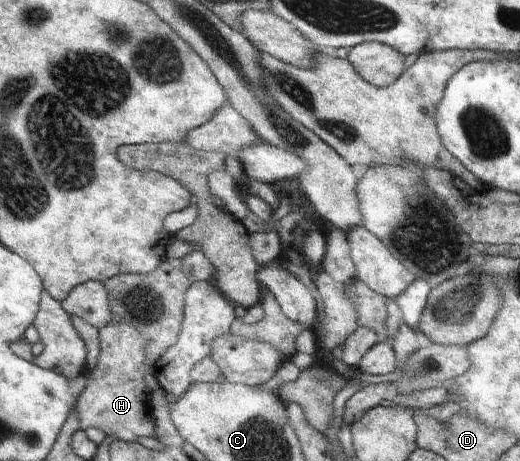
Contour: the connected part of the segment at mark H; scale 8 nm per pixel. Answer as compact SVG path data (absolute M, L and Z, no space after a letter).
M110 321L104 327L99 329L100 353L98 355L97 365L91 371L88 371L86 387L78 396L76 411L80 419L80 427L85 430L88 427L96 427L102 433L109 437L116 437L128 443L137 443L140 437L155 437L154 431L154 413L151 406L151 391L146 386L144 378L151 374L154 377L156 367L146 365L146 341L144 337L136 331L134 325L128 323L112 323Z

